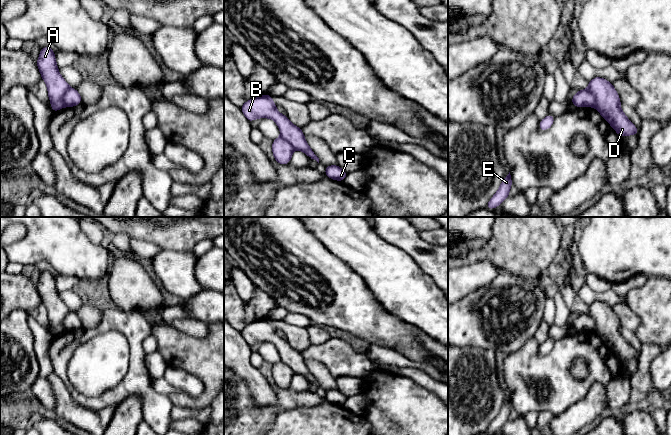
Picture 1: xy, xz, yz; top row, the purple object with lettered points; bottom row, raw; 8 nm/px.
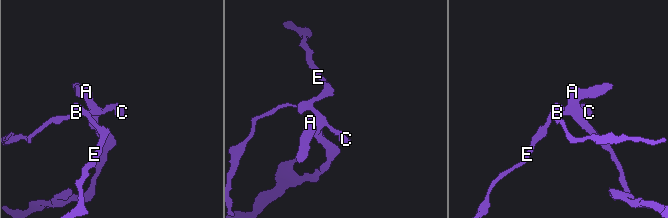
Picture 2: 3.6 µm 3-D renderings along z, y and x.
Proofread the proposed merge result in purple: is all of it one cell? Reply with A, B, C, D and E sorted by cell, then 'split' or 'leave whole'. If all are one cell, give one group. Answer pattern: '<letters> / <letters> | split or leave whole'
A D / B C E | split

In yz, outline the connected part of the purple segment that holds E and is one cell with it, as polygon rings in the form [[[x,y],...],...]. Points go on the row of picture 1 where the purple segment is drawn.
[[[509,172],[509,174],[506,177],[504,177],[504,180],[502,181],[498,191],[487,203],[485,208],[495,209],[497,206],[499,206],[509,196],[511,185],[512,185],[512,178]]]

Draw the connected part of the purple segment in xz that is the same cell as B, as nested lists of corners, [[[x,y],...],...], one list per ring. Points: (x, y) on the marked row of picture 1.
[[[266,94],[246,101],[240,108],[251,123],[256,118],[271,118],[278,125],[281,137],[287,140],[294,149],[303,151],[311,159],[319,163],[319,158],[307,144],[301,128],[292,124],[286,115],[276,110],[276,104],[271,99],[272,95]]]

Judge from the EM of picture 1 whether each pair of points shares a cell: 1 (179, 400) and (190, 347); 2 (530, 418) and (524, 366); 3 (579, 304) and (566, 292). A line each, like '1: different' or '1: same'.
1: same
2: different
3: same

